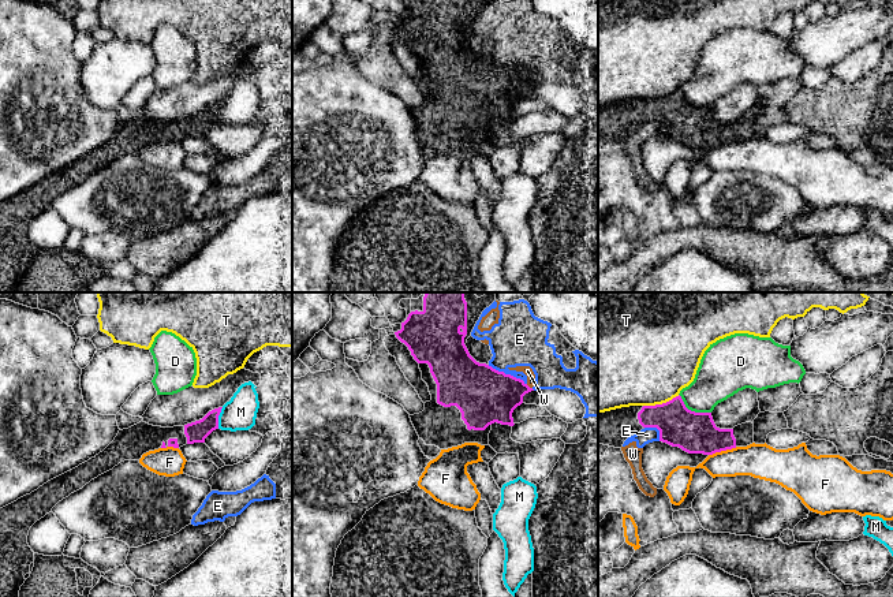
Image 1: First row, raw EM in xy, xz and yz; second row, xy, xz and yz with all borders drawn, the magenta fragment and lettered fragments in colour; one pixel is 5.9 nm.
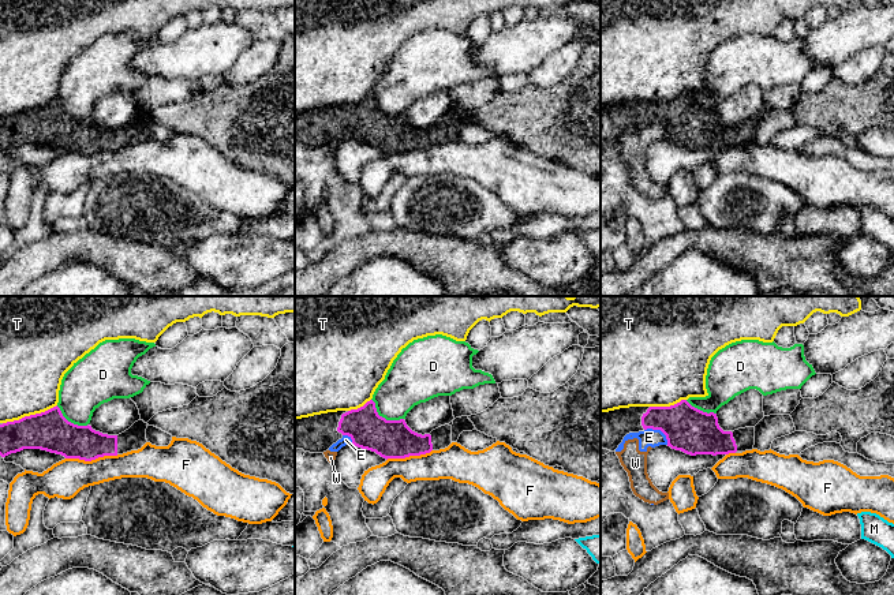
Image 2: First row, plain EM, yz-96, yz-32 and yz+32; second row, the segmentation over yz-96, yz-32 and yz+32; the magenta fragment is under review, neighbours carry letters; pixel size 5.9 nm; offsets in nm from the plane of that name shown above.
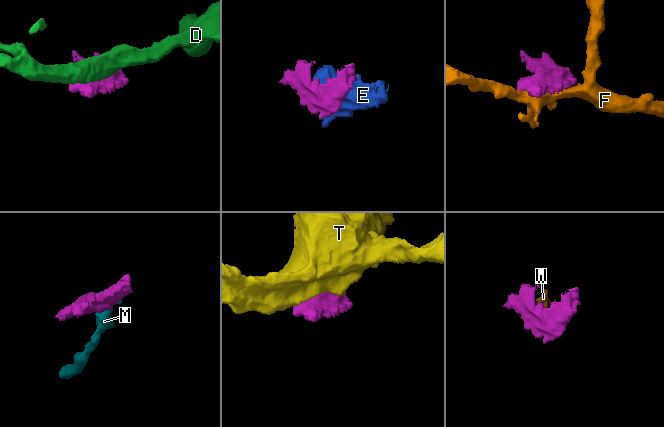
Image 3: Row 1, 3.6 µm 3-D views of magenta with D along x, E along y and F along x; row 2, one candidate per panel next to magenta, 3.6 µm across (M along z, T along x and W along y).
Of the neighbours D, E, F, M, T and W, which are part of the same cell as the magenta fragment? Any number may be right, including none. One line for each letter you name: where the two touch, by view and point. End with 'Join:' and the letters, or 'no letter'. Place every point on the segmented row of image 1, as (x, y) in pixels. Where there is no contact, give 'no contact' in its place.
Join: no letter

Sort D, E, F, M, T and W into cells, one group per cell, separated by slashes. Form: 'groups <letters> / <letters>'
groups D / E W / F / M / T

